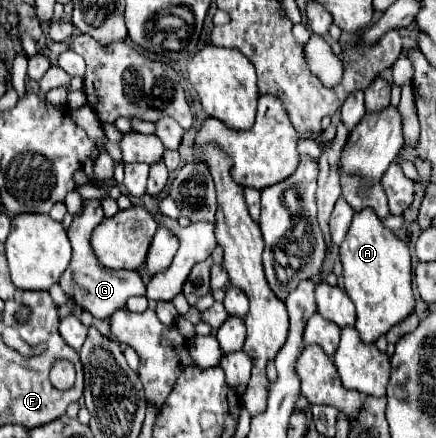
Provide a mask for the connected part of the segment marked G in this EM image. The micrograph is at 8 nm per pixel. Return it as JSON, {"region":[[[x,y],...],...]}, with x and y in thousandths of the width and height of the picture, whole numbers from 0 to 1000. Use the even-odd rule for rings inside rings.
{"region":[[[200,457],[190,489],[167,498],[167,507],[154,525],[158,553],[167,562],[167,589],[163,589],[163,603],[154,607],[149,626],[140,630],[135,648],[172,694],[204,708],[218,726],[250,726],[264,708],[287,703],[291,680],[333,676],[333,648],[314,621],[250,616],[250,612],[232,607],[232,598],[222,594],[222,584],[209,571],[209,530],[218,525],[218,516],[232,502],[236,502],[236,475],[232,475],[227,457]]]}

